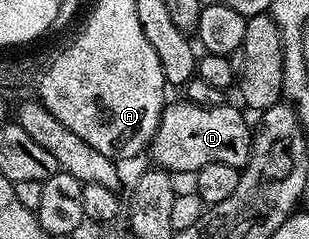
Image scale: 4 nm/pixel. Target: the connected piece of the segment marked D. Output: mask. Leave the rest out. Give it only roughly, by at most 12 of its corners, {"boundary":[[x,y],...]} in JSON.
{"boundary":[[168,103],[149,153],[168,173],[242,169],[252,129],[235,108]]}

